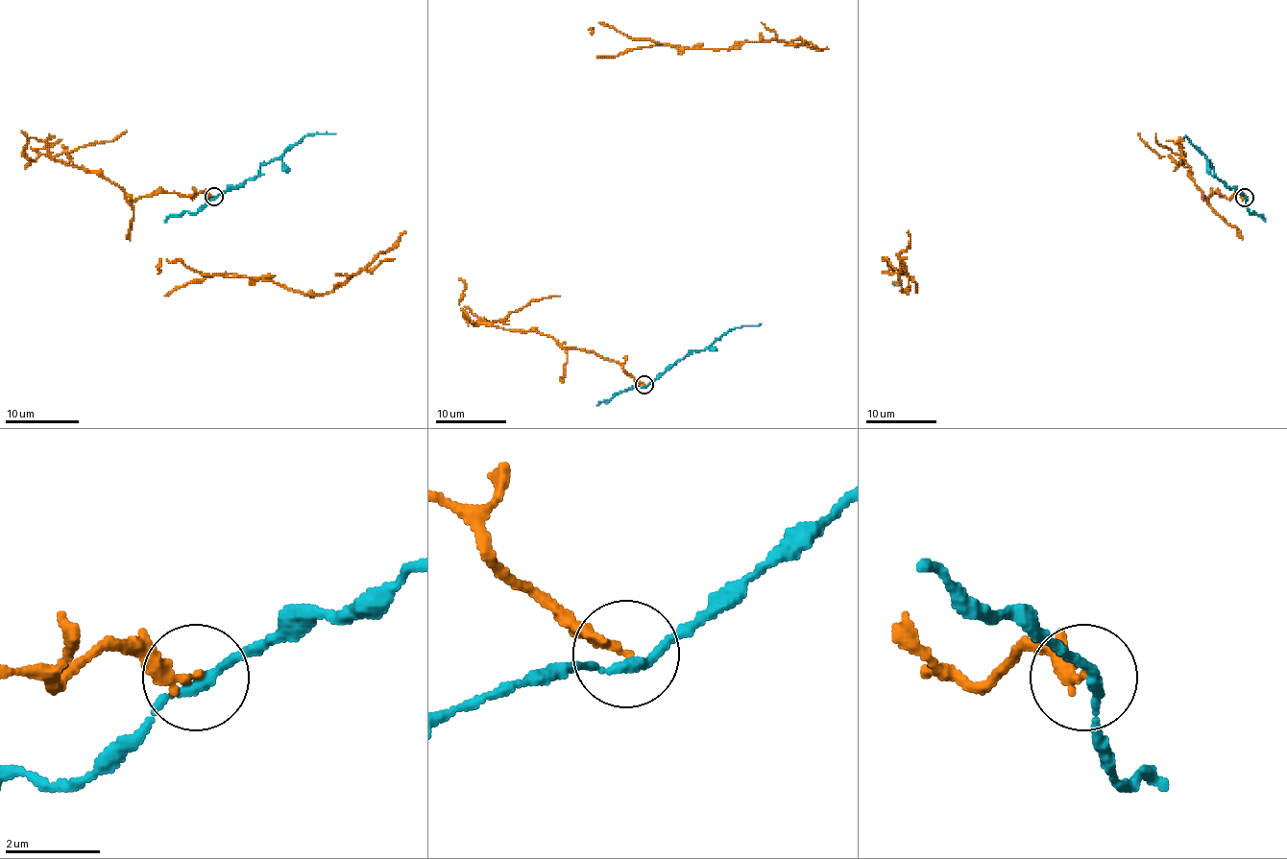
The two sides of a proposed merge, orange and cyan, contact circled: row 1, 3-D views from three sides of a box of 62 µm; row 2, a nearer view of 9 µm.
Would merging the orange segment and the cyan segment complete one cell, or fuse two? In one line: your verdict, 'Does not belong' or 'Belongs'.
Does not belong

